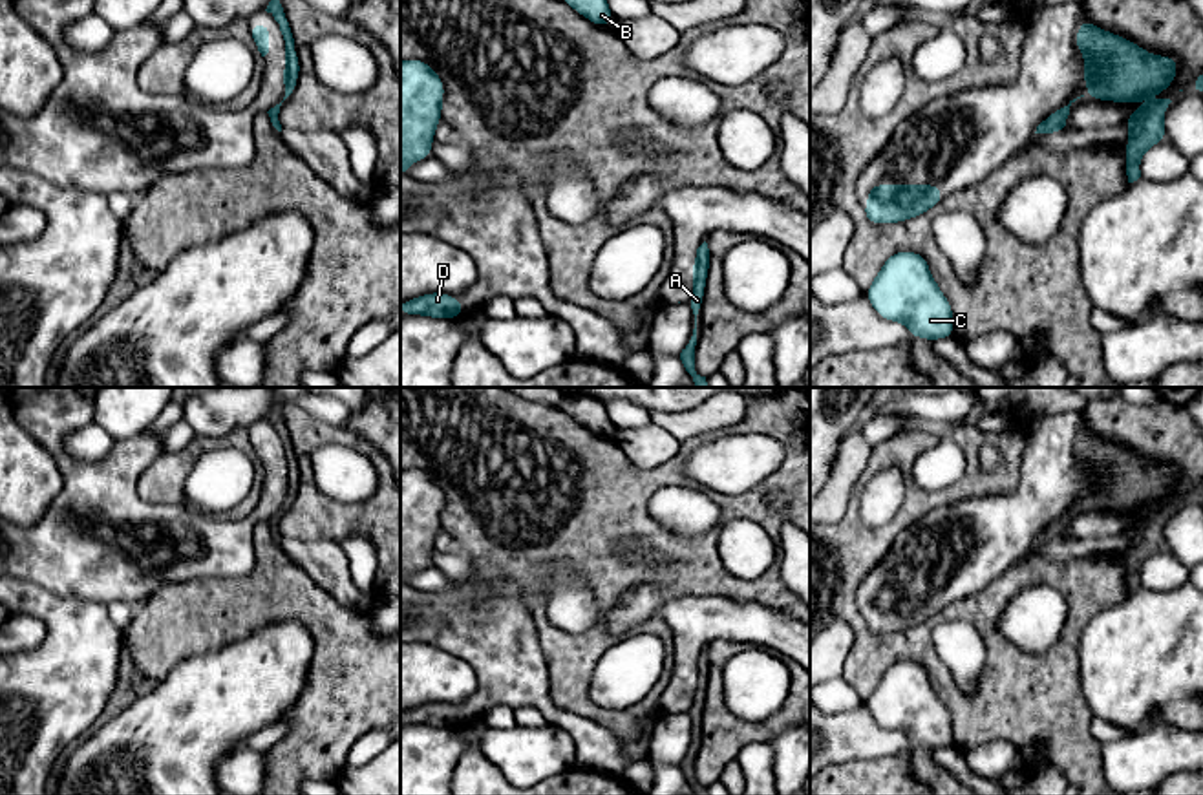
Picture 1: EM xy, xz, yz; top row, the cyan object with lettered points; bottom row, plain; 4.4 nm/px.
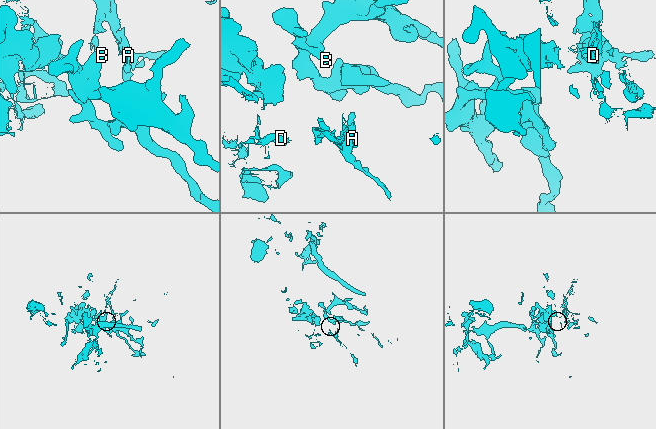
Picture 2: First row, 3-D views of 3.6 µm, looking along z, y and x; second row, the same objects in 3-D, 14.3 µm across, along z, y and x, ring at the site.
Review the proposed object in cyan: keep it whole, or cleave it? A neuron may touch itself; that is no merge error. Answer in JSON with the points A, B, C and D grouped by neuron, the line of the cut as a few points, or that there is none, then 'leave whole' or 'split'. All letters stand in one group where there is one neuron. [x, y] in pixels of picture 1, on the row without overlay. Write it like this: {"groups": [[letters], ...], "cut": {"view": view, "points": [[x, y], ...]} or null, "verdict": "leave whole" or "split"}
{"groups": [["A"], ["B", "C", "D"]], "cut": {"view": "yz", "points": [[1101, 466], [1107, 474], [1105, 494], [1088, 498]]}, "verdict": "split"}

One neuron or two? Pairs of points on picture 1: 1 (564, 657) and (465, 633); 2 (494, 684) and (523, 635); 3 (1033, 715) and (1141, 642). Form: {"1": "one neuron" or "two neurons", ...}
{"1": "two neurons", "2": "one neuron", "3": "two neurons"}

